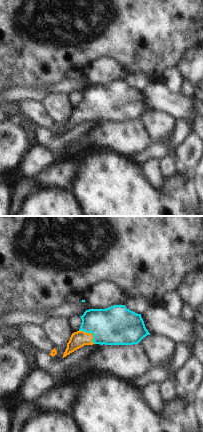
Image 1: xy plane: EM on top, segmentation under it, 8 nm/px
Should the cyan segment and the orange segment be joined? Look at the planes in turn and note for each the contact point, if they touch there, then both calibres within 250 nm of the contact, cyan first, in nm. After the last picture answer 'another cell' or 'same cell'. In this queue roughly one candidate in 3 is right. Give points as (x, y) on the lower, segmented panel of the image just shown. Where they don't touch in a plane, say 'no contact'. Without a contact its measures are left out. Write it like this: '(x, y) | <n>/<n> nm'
(90, 332) | 320/130 nm

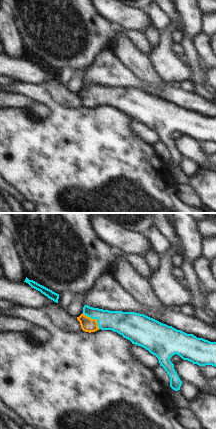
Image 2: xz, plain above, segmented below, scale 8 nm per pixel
(93, 318) | 180/120 nm

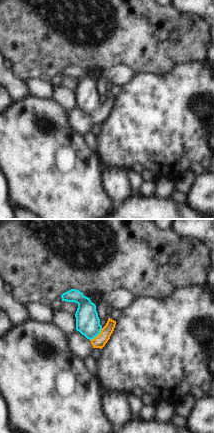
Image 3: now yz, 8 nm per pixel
(97, 335) | 190/100 nm

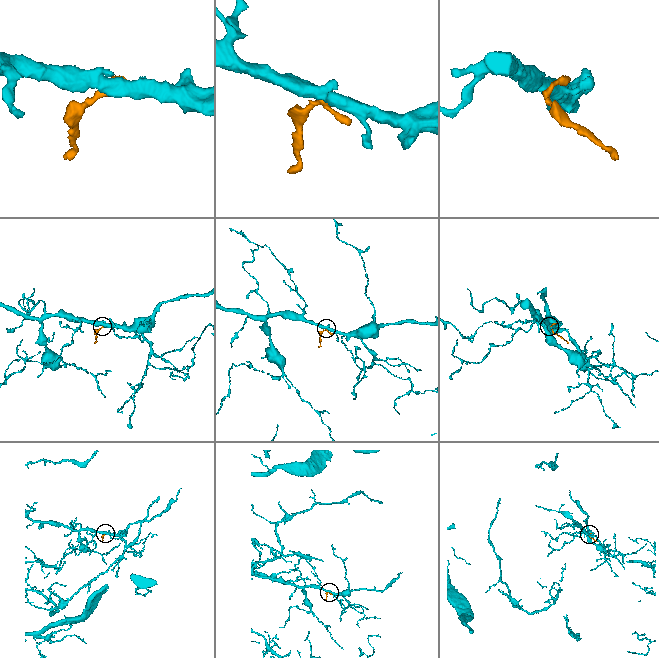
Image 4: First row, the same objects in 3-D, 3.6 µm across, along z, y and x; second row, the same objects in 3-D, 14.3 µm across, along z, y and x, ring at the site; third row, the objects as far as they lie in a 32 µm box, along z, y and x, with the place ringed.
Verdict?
same cell

